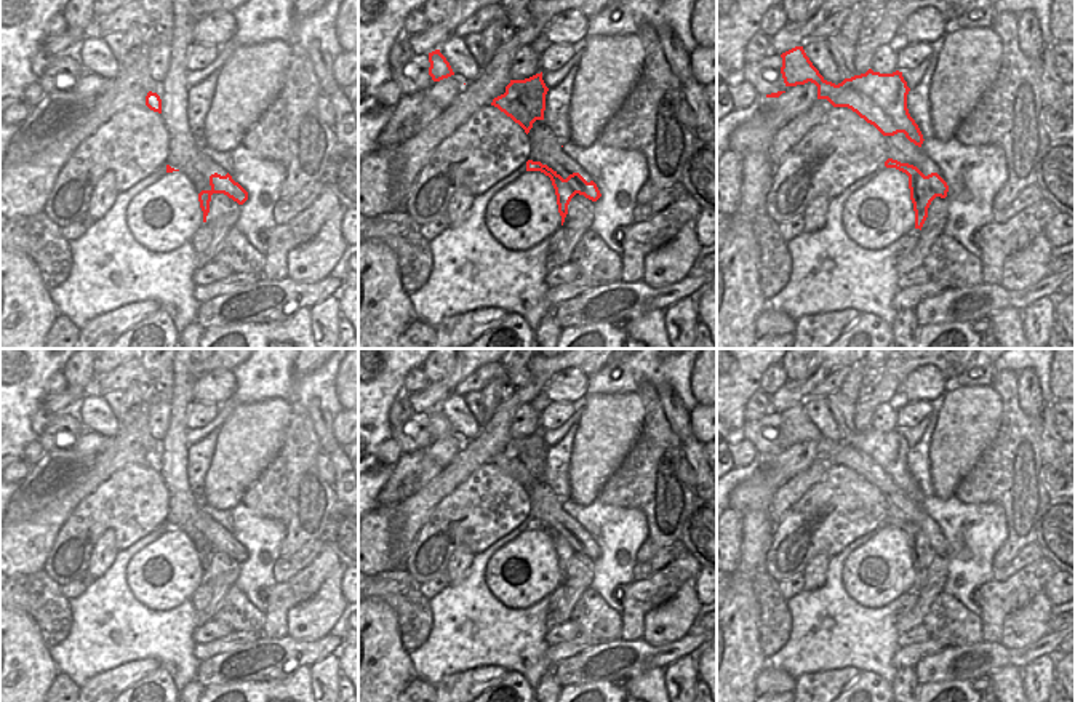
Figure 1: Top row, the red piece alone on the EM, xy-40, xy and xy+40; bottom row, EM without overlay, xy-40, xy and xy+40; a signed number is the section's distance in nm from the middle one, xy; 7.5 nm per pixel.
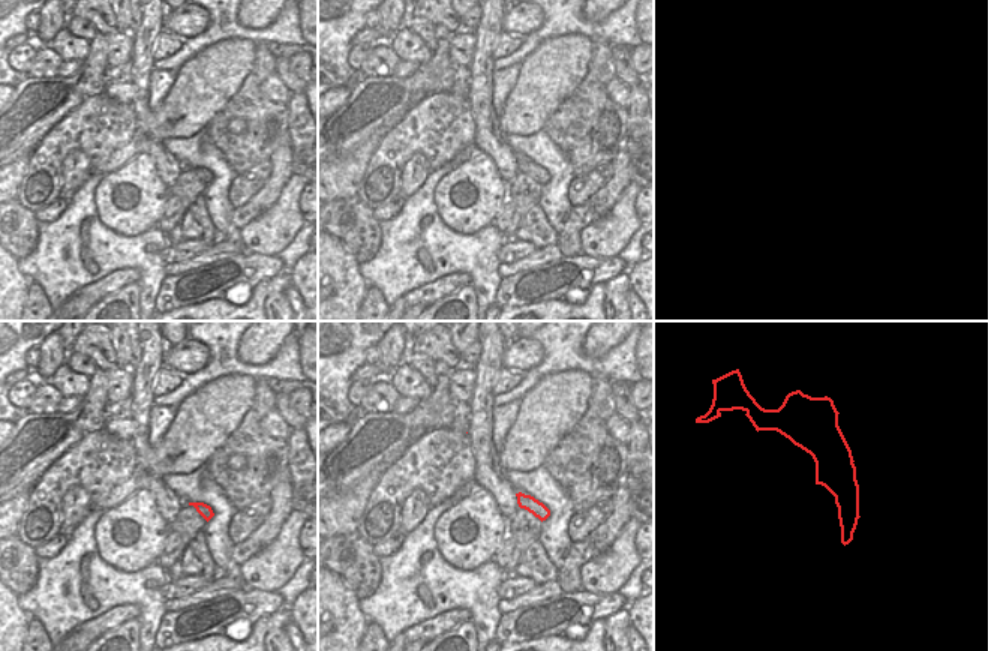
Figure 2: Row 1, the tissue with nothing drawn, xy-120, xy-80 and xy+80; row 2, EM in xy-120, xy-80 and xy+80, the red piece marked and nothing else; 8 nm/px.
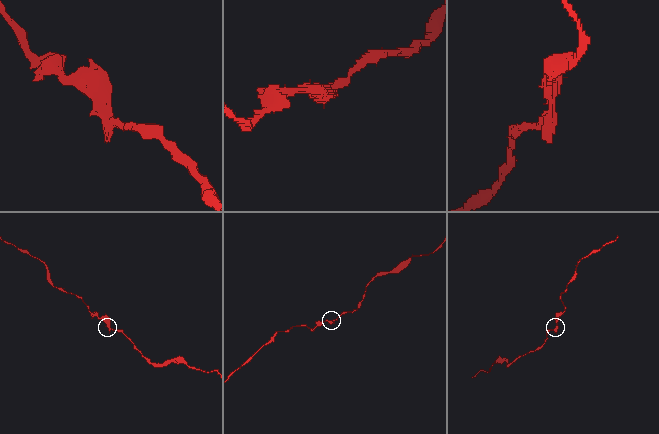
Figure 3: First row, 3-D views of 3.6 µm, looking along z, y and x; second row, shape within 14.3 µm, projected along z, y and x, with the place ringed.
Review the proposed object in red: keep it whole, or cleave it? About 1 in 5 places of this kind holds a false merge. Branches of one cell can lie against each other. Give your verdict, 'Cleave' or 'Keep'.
Keep.

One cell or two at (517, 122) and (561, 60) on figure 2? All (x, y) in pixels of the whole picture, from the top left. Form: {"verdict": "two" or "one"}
{"verdict": "one"}

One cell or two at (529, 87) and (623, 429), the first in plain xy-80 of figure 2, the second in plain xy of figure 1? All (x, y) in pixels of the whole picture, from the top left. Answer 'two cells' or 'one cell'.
one cell

